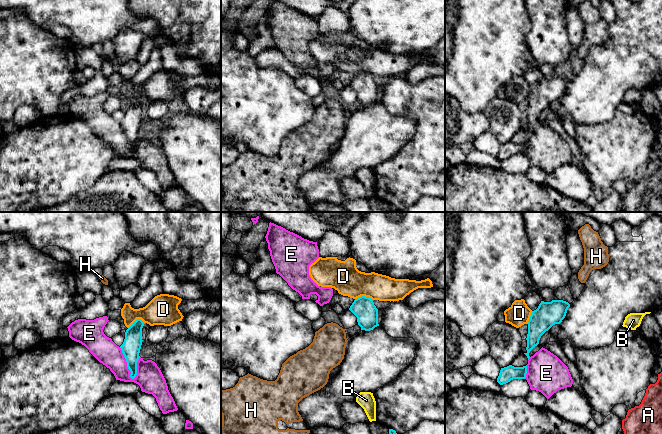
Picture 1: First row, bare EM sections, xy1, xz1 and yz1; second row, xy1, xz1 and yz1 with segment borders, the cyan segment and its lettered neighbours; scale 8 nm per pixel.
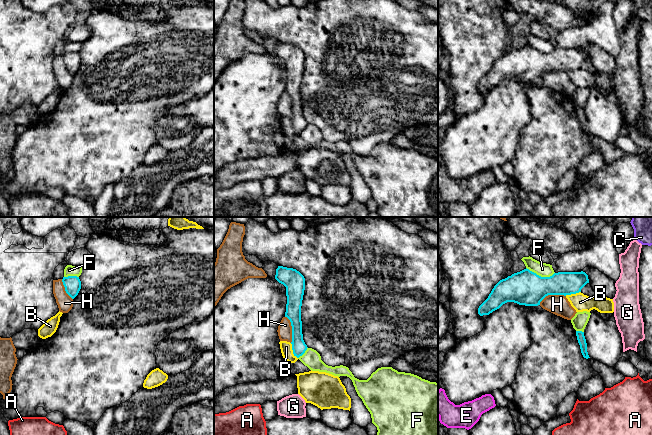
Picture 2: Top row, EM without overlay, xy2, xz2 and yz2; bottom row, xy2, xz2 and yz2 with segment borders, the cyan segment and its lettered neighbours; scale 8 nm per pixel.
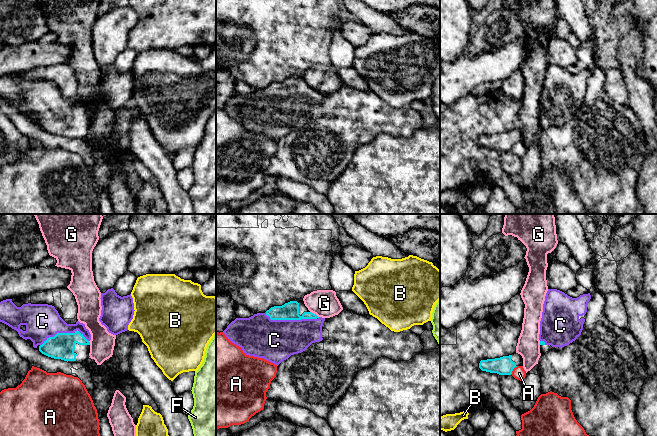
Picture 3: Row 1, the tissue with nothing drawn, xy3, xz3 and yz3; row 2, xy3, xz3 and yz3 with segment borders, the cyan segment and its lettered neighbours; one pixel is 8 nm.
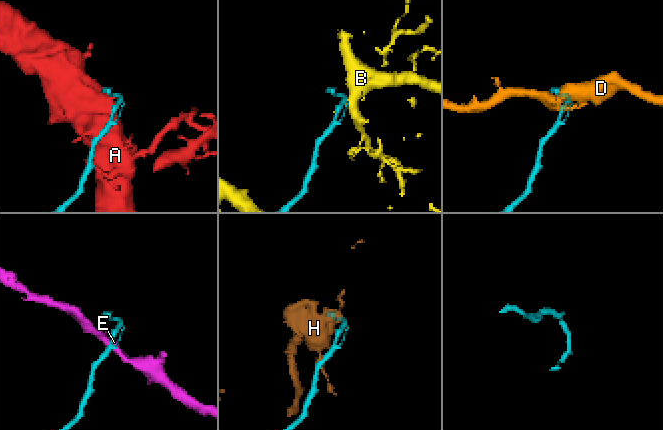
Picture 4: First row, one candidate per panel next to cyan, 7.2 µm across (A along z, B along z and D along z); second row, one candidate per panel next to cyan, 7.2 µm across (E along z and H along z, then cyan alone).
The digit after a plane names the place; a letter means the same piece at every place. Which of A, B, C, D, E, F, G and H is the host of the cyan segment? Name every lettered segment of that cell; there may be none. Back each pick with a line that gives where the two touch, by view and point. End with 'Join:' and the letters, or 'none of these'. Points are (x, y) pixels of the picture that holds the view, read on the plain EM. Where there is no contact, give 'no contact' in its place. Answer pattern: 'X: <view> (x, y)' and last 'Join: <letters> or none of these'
C: xz3 (290, 95)
Join: C

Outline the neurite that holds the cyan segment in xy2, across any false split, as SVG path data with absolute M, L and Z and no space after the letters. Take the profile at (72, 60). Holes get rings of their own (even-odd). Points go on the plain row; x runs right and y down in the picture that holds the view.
M77 52L63 53L62 58L65 63L66 69L72 75L74 75L78 71L78 69L81 65L81 57L80 57L79 53L77 53Z

